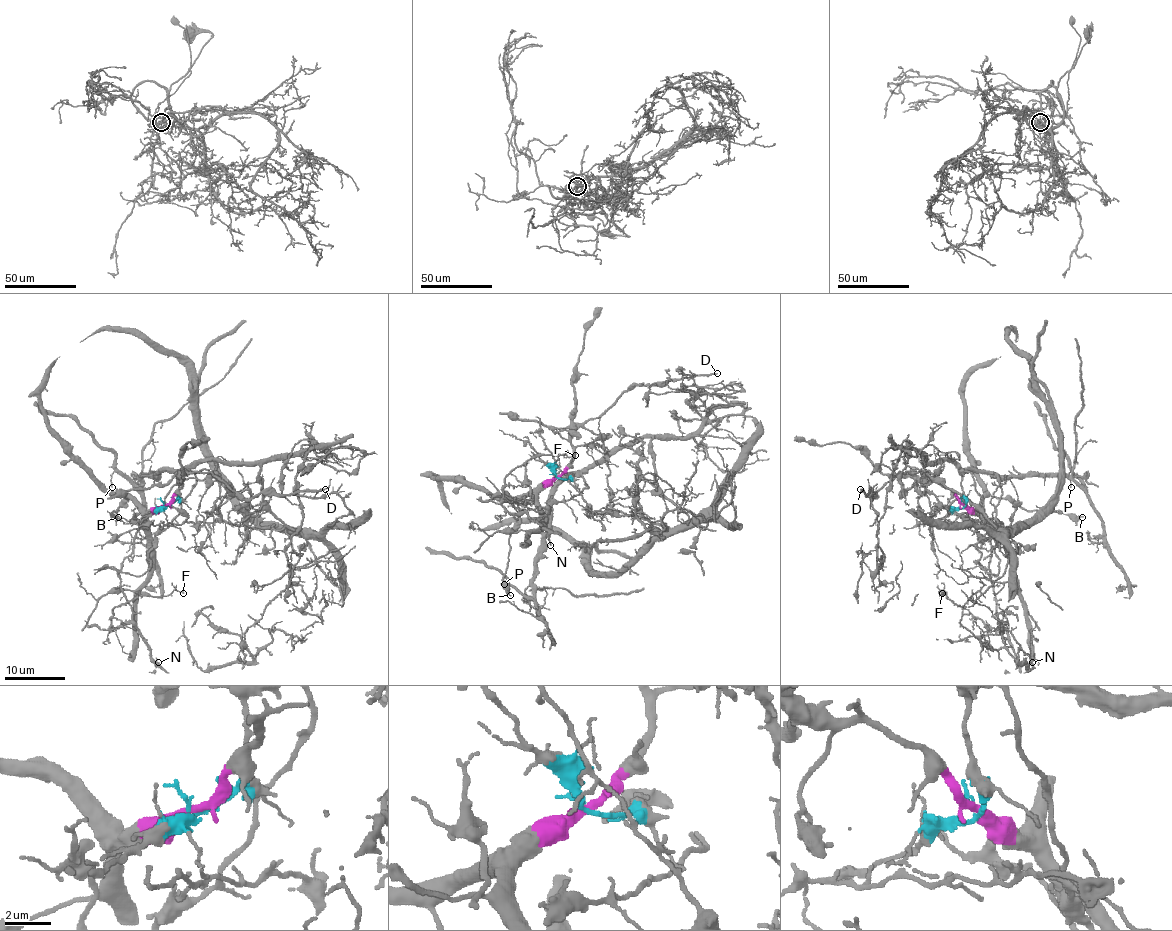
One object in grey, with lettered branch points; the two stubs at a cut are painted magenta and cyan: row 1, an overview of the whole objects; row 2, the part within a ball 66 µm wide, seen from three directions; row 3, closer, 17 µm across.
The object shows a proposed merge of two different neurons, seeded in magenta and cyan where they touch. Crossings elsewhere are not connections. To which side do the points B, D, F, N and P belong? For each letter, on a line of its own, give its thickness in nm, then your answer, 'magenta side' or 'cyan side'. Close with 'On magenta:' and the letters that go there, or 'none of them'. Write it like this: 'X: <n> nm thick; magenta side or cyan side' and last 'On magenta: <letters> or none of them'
B: 360 nm thick; magenta side
D: 180 nm thick; magenta side
F: 110 nm thick; magenta side
N: 120 nm thick; magenta side
P: 110 nm thick; cyan side
On magenta: B, D, F, N

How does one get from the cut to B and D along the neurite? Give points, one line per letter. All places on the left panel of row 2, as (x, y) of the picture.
B: (165, 504), (144, 510), (126, 495), (127, 498), (116, 512), (112, 512), (118, 516)
D: (165, 504), (182, 486), (179, 481), (188, 474), (197, 472), (212, 472), (245, 498), (325, 489)

